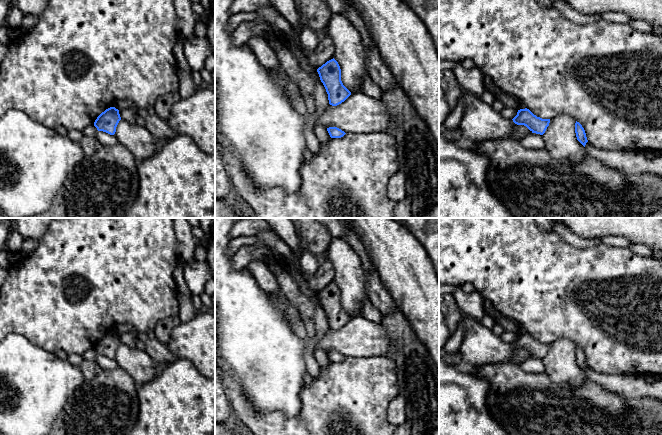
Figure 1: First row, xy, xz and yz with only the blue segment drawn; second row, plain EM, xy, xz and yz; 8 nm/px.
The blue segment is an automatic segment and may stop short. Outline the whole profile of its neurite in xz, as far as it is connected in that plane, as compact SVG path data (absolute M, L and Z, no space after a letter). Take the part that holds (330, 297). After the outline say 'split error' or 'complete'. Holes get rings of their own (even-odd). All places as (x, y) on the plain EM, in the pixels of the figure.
M334 282L319 291L317 296L328 318L330 329L337 330L351 319L341 305L341 293Z; complete

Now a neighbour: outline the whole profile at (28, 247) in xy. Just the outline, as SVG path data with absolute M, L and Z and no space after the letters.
M24 239L22 243L22 247L19 252L19 256L28 256L32 254L36 247L37 247L38 242L33 239Z

